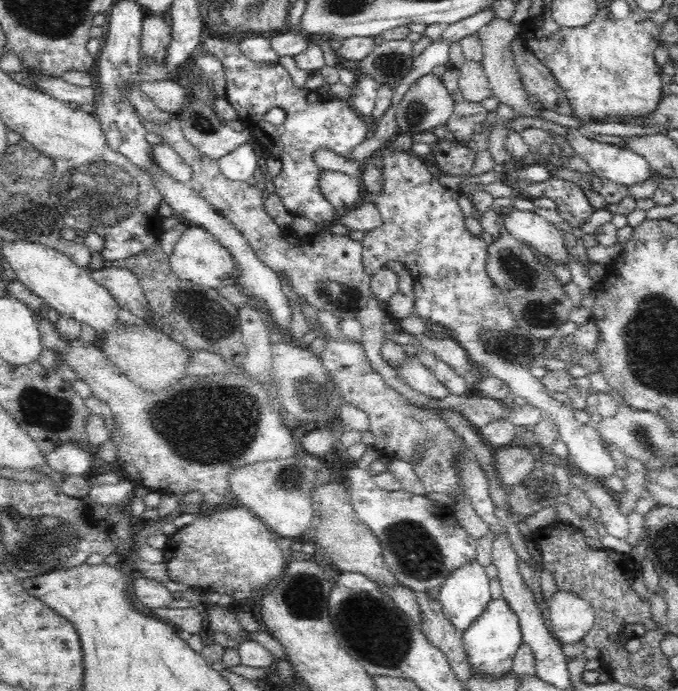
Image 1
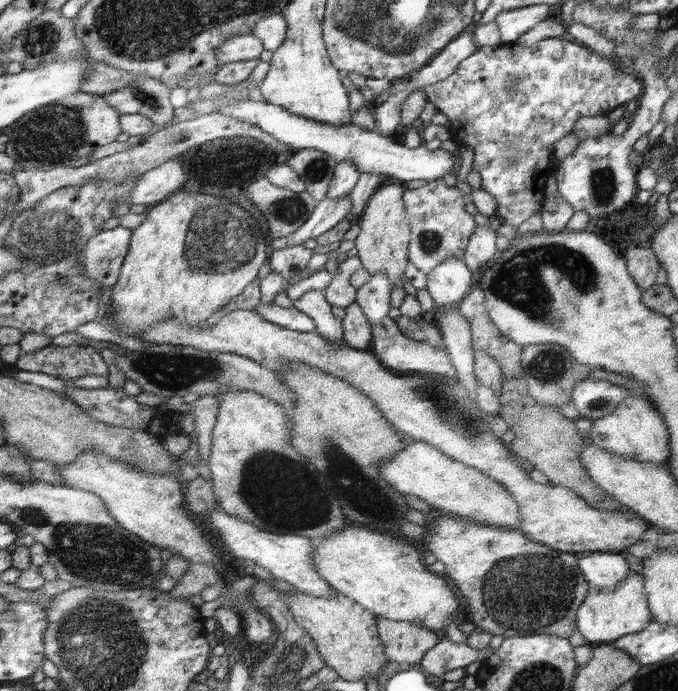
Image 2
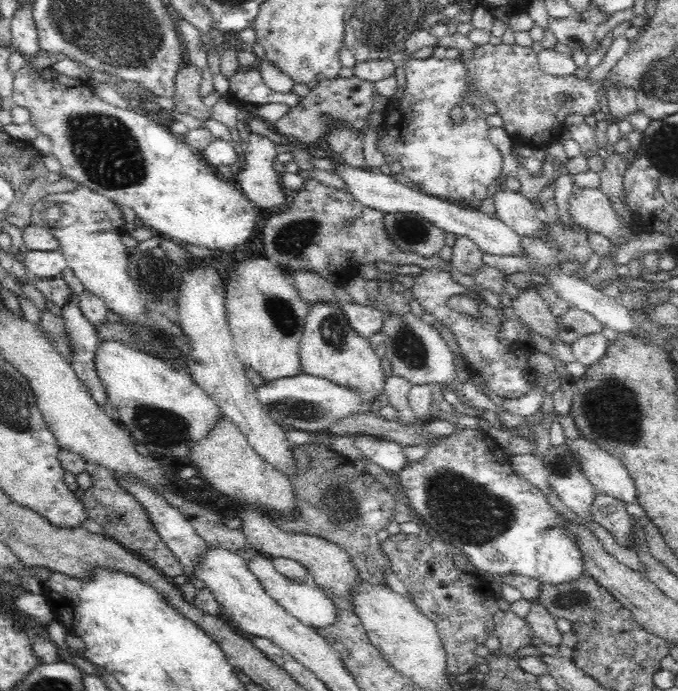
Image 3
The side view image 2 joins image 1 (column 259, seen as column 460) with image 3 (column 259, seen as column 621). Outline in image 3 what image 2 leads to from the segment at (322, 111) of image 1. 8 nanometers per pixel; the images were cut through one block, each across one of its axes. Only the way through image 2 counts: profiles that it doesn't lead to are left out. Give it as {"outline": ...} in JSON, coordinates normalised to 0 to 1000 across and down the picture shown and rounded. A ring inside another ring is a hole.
{"outline":[[[354,98],[339,109],[336,119],[339,119],[339,142],[348,151],[366,148],[381,151],[381,155],[386,151],[422,151],[428,156],[437,156],[447,148],[447,142],[434,130],[412,135],[395,127],[379,98]]]}

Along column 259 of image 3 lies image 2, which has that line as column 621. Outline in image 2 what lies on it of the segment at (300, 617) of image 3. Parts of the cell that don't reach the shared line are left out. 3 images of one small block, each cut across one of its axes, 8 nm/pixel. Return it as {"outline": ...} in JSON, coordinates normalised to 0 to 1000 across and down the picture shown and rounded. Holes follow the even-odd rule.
{"outline":[[[900,797],[857,802],[854,821],[873,851],[885,855],[903,855],[931,828],[923,808]]]}

